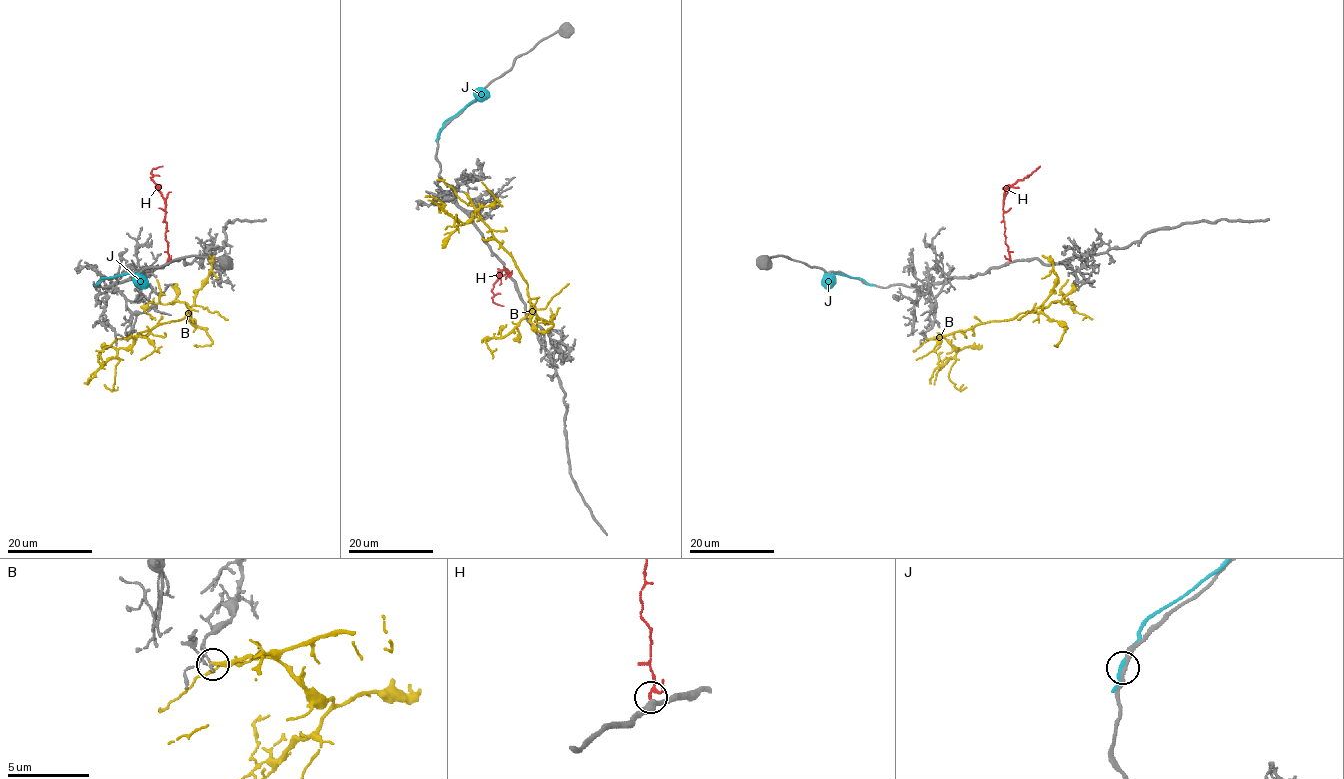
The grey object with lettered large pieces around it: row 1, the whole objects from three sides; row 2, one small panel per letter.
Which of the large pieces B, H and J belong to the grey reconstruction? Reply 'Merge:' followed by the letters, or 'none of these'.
Merge: none of these

